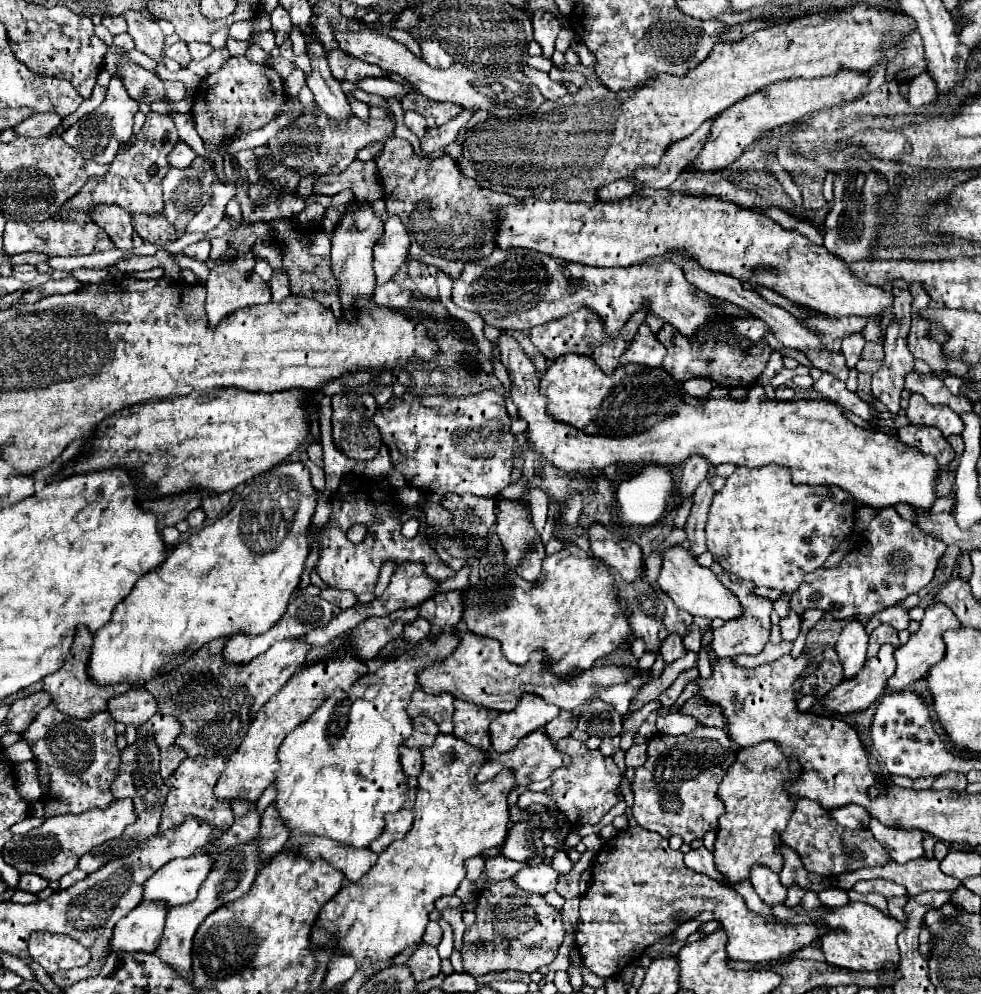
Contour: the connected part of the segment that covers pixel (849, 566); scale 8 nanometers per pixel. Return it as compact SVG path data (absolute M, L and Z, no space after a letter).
M882 508L870 522L858 548L844 556L836 568L816 568L804 576L800 590L790 598L792 610L818 608L836 620L872 616L924 588L934 578L944 550L946 544L942 540L924 534L894 508Z

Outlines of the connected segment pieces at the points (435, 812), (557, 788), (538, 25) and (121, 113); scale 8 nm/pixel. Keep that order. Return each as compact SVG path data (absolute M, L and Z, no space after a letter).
M438 734L432 746L420 748L422 752L422 772L418 776L418 794L414 804L414 824L410 832L402 838L392 842L380 856L376 866L372 866L360 882L348 882L320 912L318 924L314 924L312 932L312 948L334 948L340 954L352 956L356 960L356 968L368 958L372 962L374 974L392 966L392 958L398 956L404 948L416 946L422 942L428 914L434 910L434 902L442 896L454 894L460 880L464 880L464 860L482 854L482 850L496 848L504 842L506 830L510 824L508 812L508 794L516 786L514 776L510 770L502 770L496 778L478 784L476 772L486 762L488 754L464 744L456 736Z
M566 736L556 742L556 748L560 752L570 754L572 762L566 768L558 768L552 774L552 786L546 790L550 800L556 804L556 808L570 820L574 826L584 826L584 824L598 824L602 816L618 804L618 784L622 780L622 774L614 760L610 756L604 756L600 750L588 750L584 742L574 740L572 736Z
M534 12L532 14L532 28L534 28L534 40L542 46L544 58L550 58L554 52L554 40L560 32L560 22L550 16L550 12Z
M112 76L110 84L108 84L108 94L106 100L88 116L80 118L78 122L74 122L64 134L64 141L77 149L86 159L92 159L98 164L110 164L118 152L118 148L122 144L126 144L126 140L132 136L132 126L134 126L134 116L138 112L138 102L134 98L130 98L130 94L126 92L122 80L118 80L118 76Z

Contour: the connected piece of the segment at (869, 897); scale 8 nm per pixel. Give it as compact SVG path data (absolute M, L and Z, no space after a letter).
M846 890L848 896L850 896L851 901L860 901L870 904L880 910L885 914L890 915L887 907L887 899L881 894L870 893L870 894L860 894L857 892L852 892L852 890Z

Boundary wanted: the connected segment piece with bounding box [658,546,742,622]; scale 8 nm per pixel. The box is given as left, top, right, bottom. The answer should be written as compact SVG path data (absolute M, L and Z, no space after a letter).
M672 546L670 550L664 552L664 562L662 562L662 570L658 576L658 586L662 588L662 592L666 592L674 604L686 612L690 612L692 616L706 616L706 618L722 618L722 620L734 620L742 614L740 602L738 598L718 582L716 574L710 568L704 568L696 562L696 558L692 558L684 548L680 546Z

